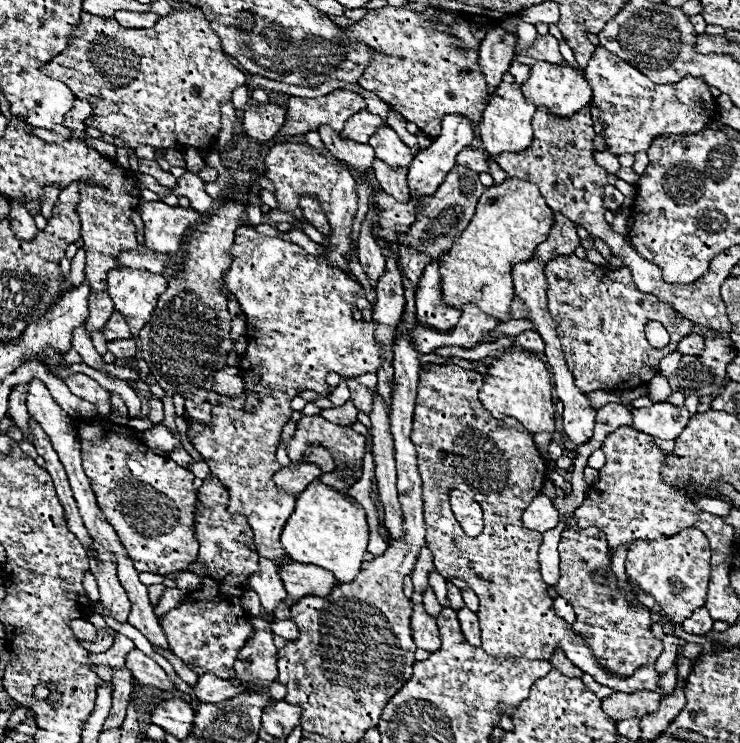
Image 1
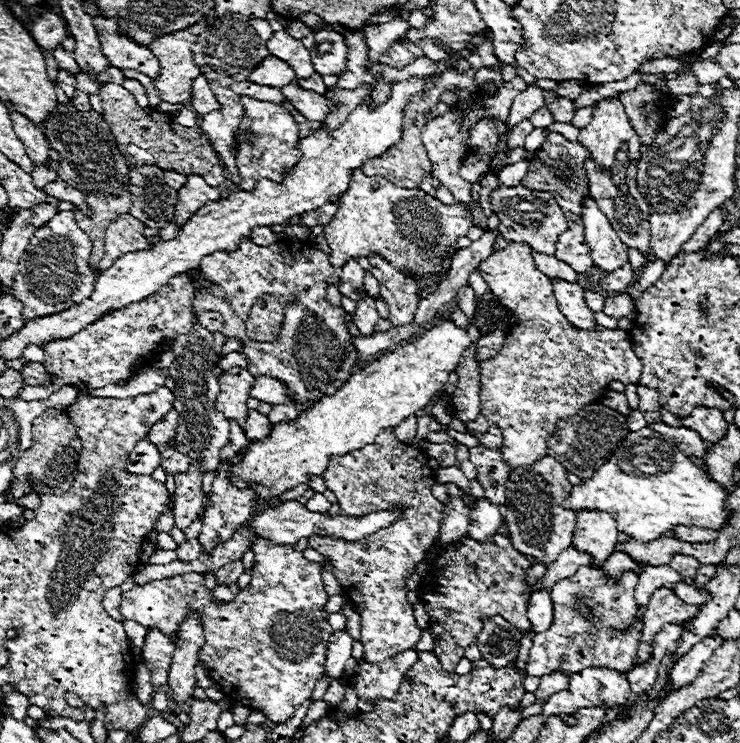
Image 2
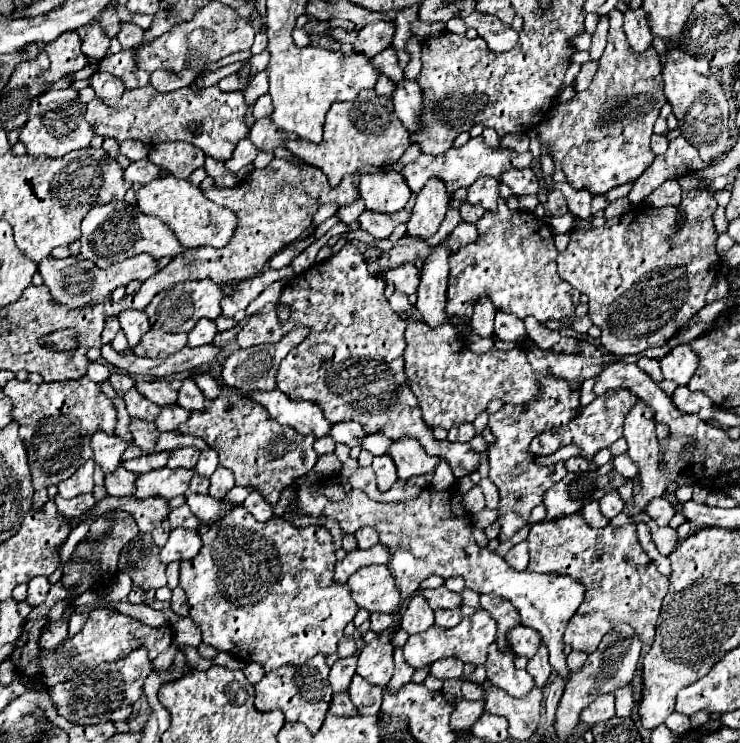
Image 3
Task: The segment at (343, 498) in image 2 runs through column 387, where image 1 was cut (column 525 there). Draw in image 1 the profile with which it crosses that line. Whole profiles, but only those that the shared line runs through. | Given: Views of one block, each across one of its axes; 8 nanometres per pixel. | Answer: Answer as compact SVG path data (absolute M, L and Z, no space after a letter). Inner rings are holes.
M436 366L422 368L418 382L418 398L414 410L414 430L412 442L418 452L418 468L424 482L424 520L426 520L426 546L434 556L434 566L444 578L462 578L480 598L480 628L482 628L482 648L490 656L498 658L526 658L526 660L550 660L556 648L560 648L566 658L578 666L582 672L590 674L602 686L612 688L614 692L636 692L636 690L656 690L658 672L654 666L638 668L632 676L620 678L614 672L602 668L598 658L592 654L592 648L574 628L564 622L552 608L554 598L546 594L548 584L540 576L538 548L542 544L542 534L530 532L522 524L522 512L530 506L534 496L540 494L546 480L546 460L536 450L530 432L522 428L516 420L494 420L490 412L480 404L478 392L484 384L484 376L474 370L464 370L460 366ZM458 488L466 494L474 494L474 500L482 506L484 512L484 530L480 536L470 538L464 534L448 504L448 490Z

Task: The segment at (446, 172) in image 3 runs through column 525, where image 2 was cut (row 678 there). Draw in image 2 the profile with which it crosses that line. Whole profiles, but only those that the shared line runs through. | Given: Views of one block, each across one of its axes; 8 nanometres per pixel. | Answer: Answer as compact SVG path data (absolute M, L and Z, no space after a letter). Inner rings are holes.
M158 628L148 630L144 648L142 648L142 658L150 670L152 684L156 688L168 684L168 670L170 670L174 650L176 650L176 646L164 632L160 632Z

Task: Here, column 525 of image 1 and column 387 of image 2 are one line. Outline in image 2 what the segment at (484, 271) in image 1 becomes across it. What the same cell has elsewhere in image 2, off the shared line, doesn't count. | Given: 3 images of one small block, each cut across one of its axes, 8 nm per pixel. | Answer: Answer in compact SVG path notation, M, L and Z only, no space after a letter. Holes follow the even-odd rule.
M356 172L352 176L352 184L348 192L340 196L340 208L332 216L332 220L326 224L324 236L330 246L332 266L344 266L350 258L368 258L368 256L382 256L386 262L390 262L400 272L406 272L418 280L424 280L428 276L440 276L442 274L442 262L444 258L440 254L448 254L450 250L458 250L458 240L468 234L472 226L472 216L466 210L464 204L442 204L438 198L432 198L420 188L408 190L400 188L380 176L366 176L362 172Z

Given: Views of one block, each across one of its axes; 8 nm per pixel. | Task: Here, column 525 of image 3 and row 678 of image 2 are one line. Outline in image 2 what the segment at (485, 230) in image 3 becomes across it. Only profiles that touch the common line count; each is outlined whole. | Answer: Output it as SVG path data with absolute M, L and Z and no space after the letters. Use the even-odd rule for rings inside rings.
M254 538L252 550L252 580L230 602L214 598L214 594L204 586L202 574L188 574L150 582L124 592L120 614L126 620L142 624L144 628L160 628L166 636L170 636L176 642L180 624L182 620L186 620L188 612L200 612L204 626L204 644L198 652L198 658L208 670L208 676L216 680L216 684L220 684L218 688L224 694L228 694L228 700L232 704L242 704L252 710L260 710L268 720L282 724L288 722L294 716L296 708L310 698L318 682L318 676L322 676L324 672L328 640L334 634L332 626L326 620L328 612L324 612L324 606L330 596L320 576L320 564L306 560L302 552L296 552L292 546L274 546L268 540Z

